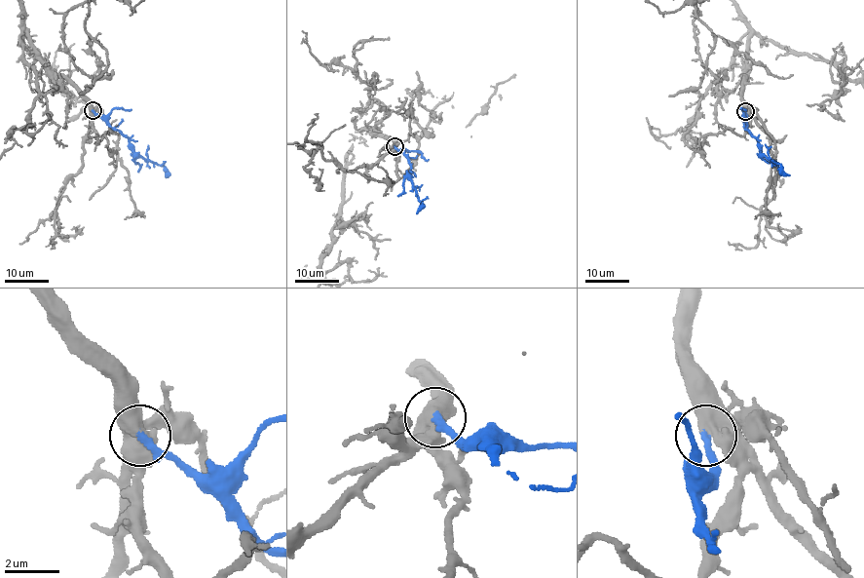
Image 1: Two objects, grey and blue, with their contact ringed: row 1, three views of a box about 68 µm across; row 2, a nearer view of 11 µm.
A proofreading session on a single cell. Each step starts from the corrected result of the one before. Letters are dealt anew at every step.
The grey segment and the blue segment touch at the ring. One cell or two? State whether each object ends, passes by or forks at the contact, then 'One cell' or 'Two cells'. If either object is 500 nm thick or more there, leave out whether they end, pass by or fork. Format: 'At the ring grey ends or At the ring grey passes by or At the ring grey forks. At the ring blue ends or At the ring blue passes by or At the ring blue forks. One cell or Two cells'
One cell

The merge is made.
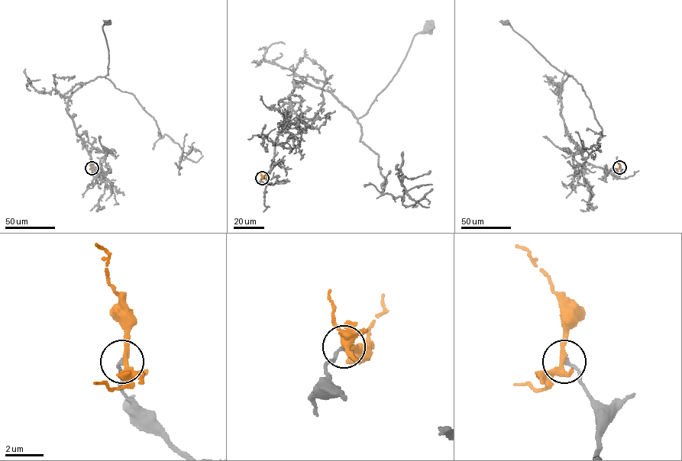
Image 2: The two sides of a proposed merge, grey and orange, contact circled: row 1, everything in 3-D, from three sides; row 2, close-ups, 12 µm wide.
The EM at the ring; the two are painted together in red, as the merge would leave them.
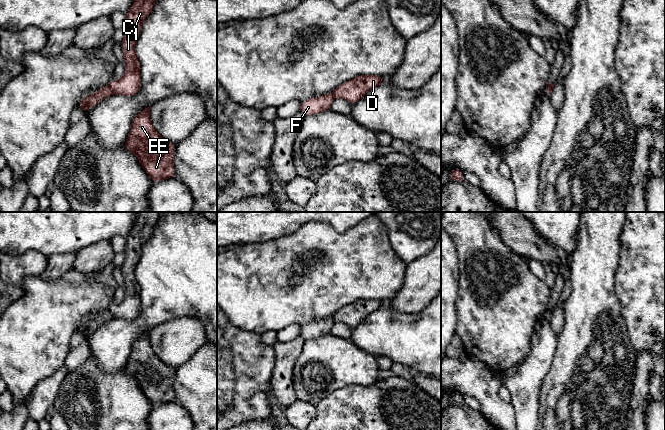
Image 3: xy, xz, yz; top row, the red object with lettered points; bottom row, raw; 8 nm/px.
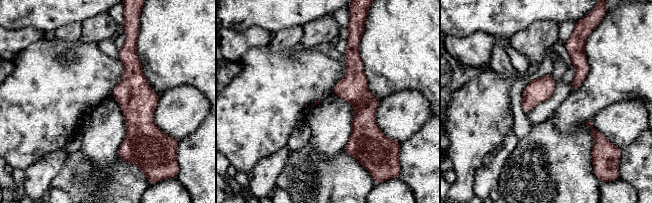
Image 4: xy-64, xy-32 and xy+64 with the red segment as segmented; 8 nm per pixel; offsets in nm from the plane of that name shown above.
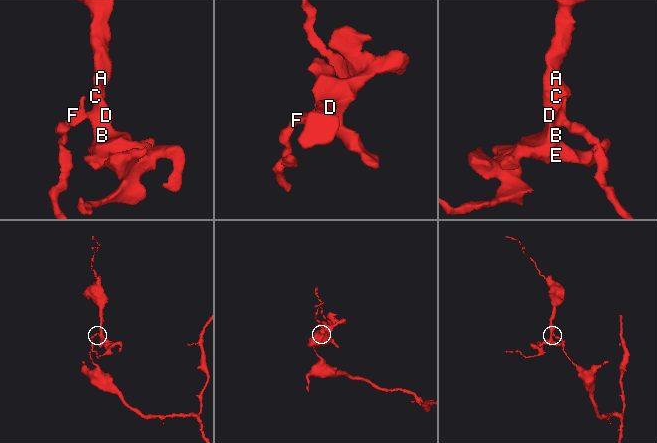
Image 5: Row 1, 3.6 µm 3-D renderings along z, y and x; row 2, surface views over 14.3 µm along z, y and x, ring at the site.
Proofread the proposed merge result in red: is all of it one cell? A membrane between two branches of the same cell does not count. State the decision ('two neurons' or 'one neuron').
two neurons

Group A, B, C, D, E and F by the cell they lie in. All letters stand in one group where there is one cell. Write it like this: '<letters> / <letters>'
A B C D E / F

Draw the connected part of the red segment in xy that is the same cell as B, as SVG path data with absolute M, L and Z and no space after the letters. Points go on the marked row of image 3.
M150 106L133 118L124 146L137 157L153 182L176 176L173 164L176 145L155 130L150 120Z

